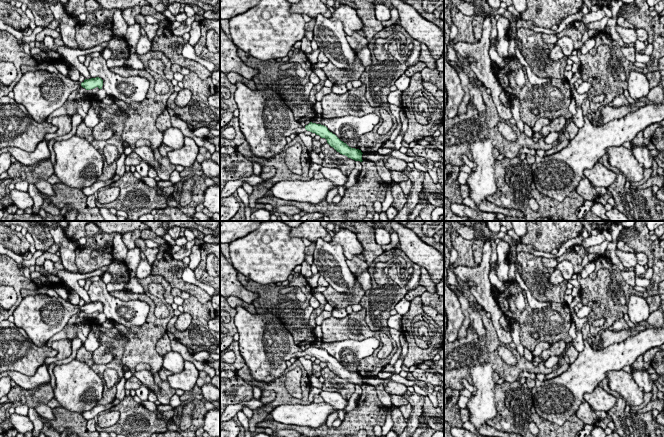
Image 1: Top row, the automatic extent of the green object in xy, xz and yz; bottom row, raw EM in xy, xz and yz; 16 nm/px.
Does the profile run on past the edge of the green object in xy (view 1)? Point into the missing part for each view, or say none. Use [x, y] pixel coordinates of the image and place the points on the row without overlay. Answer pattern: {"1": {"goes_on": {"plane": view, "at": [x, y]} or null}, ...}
{"1": {"goes_on": null}}

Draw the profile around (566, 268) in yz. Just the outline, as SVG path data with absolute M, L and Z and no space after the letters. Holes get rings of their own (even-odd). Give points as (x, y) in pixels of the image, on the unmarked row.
M564 260L564 261L560 262L554 268L554 270L559 270L561 272L564 280L566 280L566 281L572 279L572 276L575 273L573 264L568 260Z

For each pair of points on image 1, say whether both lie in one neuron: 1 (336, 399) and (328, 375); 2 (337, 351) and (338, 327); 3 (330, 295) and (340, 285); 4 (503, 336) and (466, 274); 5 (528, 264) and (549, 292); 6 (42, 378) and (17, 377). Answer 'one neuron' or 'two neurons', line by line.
1: two neurons
2: two neurons
3: two neurons
4: one neuron
5: one neuron
6: one neuron

